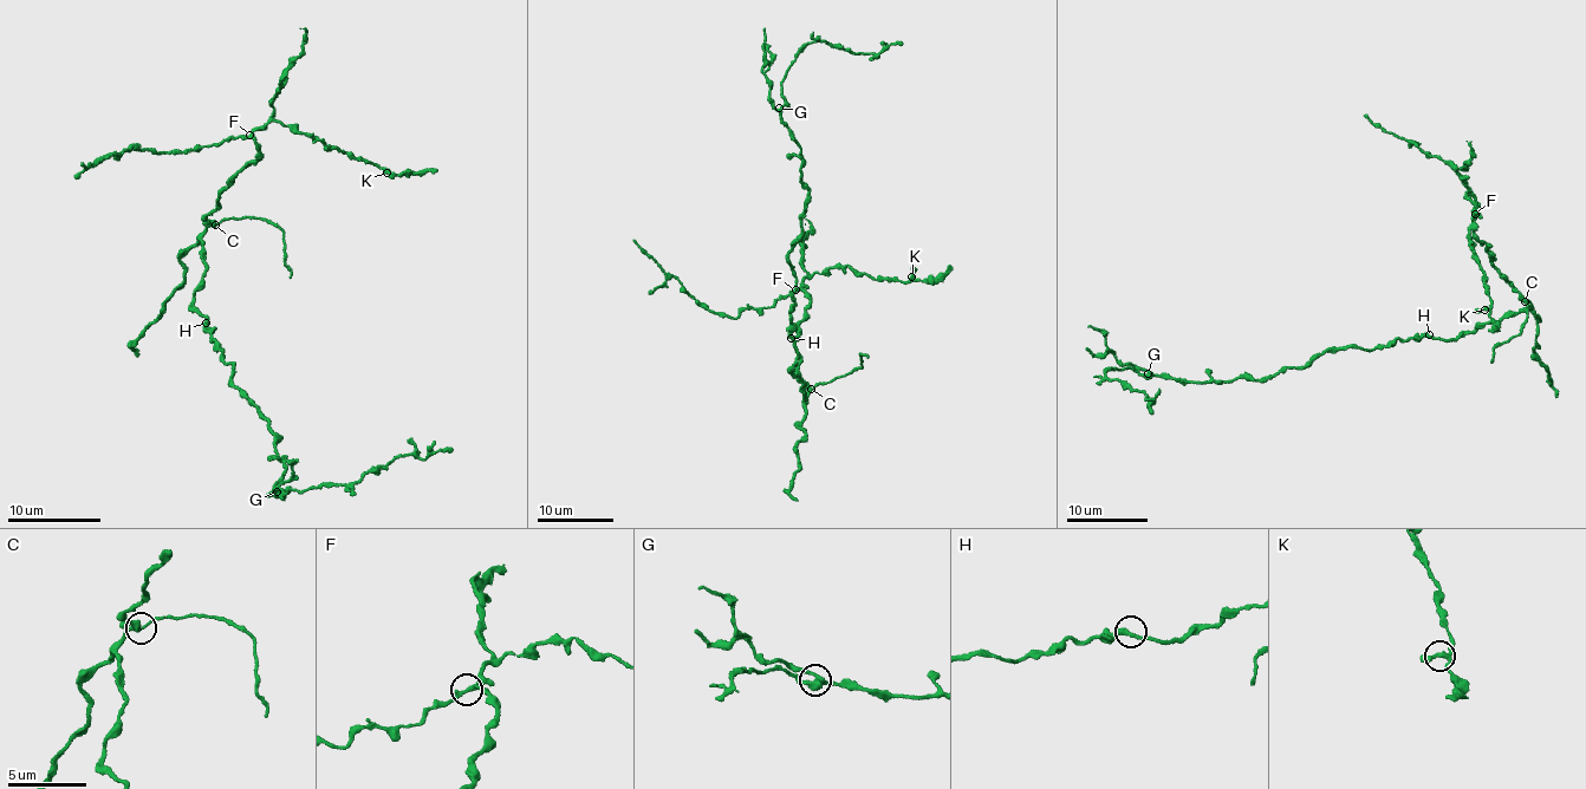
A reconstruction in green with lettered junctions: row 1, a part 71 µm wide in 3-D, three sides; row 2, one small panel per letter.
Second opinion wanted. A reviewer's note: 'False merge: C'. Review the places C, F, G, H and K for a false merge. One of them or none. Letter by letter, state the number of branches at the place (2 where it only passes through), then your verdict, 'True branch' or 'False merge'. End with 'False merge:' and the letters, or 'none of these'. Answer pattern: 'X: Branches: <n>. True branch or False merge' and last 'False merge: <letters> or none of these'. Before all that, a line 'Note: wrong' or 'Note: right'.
Note: right
C: Branches: 3. False merge
F: Branches: 3. True branch
G: Branches: 3. True branch
H: Branches: 2. True branch
K: Branches: 3. True branch
False merge: C

